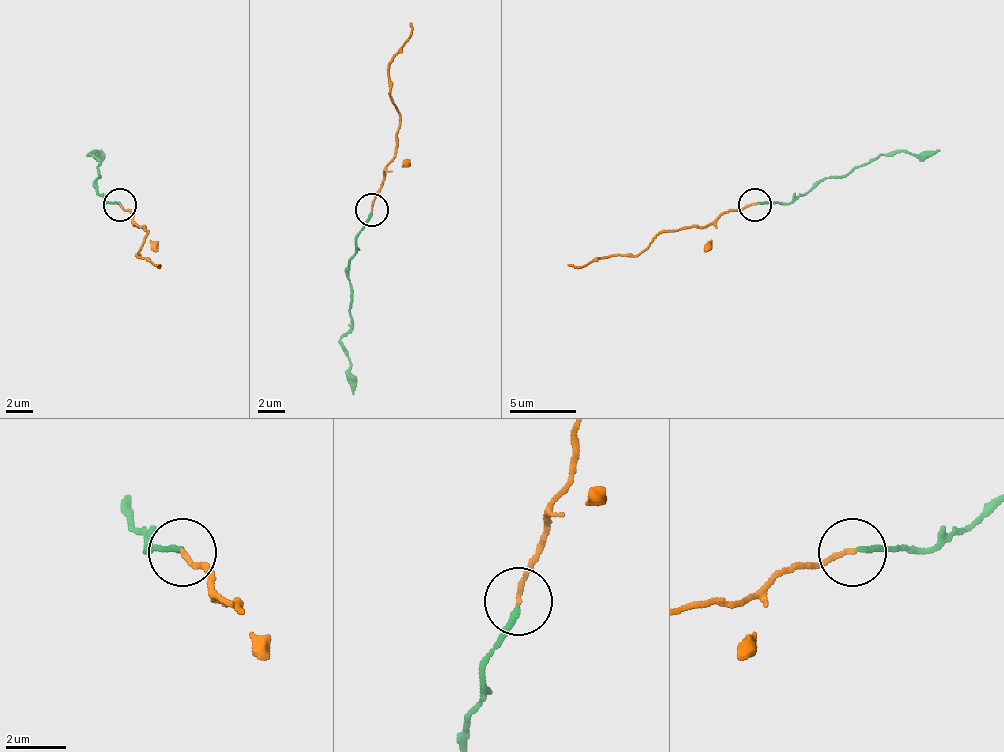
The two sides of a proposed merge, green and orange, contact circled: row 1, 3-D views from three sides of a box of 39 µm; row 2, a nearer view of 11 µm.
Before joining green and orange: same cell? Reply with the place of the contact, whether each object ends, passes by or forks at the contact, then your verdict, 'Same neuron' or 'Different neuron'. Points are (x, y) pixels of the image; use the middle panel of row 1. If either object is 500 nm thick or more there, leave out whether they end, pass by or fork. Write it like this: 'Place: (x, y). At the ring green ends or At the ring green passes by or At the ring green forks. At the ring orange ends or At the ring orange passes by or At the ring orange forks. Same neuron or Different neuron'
Place: (371, 209). At the ring green ends. At the ring orange ends. Different neuron

